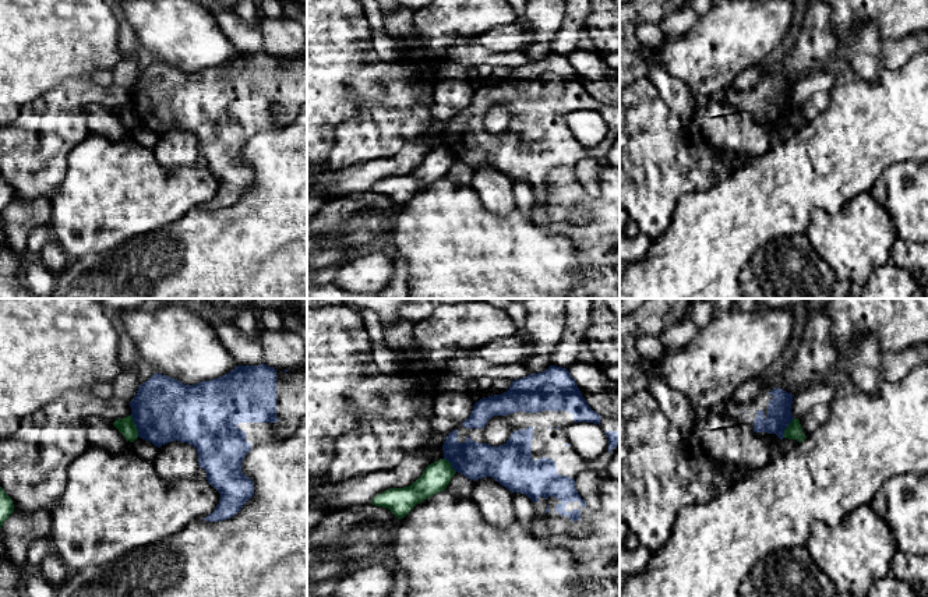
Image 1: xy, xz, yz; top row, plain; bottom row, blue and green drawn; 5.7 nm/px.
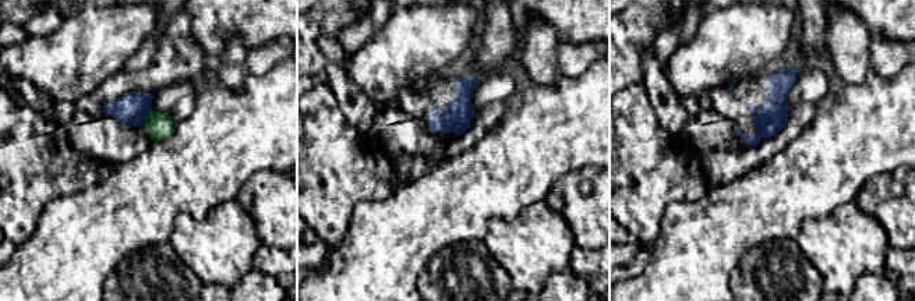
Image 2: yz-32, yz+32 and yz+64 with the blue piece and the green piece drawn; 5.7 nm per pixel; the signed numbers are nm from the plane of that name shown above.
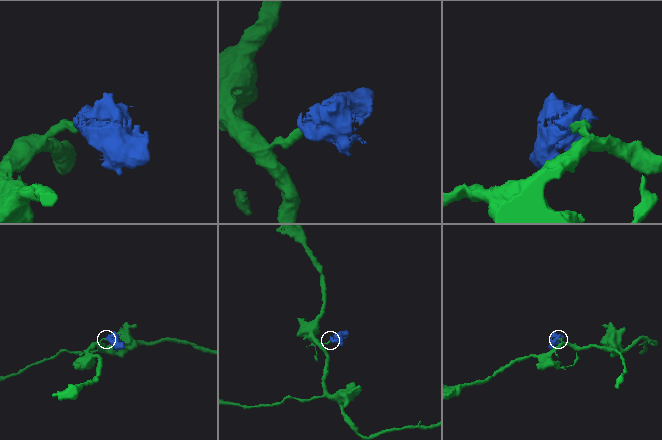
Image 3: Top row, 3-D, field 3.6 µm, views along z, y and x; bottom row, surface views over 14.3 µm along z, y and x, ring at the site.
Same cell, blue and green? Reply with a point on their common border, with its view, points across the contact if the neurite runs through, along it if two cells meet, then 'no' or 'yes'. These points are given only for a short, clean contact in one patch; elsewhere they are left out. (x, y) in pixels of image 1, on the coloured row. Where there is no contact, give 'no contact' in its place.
contact xy (136, 426); border xy (130, 414), (138, 435); no

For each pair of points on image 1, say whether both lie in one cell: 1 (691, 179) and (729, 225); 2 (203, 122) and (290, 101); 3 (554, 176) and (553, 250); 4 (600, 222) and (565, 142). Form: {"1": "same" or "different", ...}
{"1": "different", "2": "same", "3": "different", "4": "same"}

